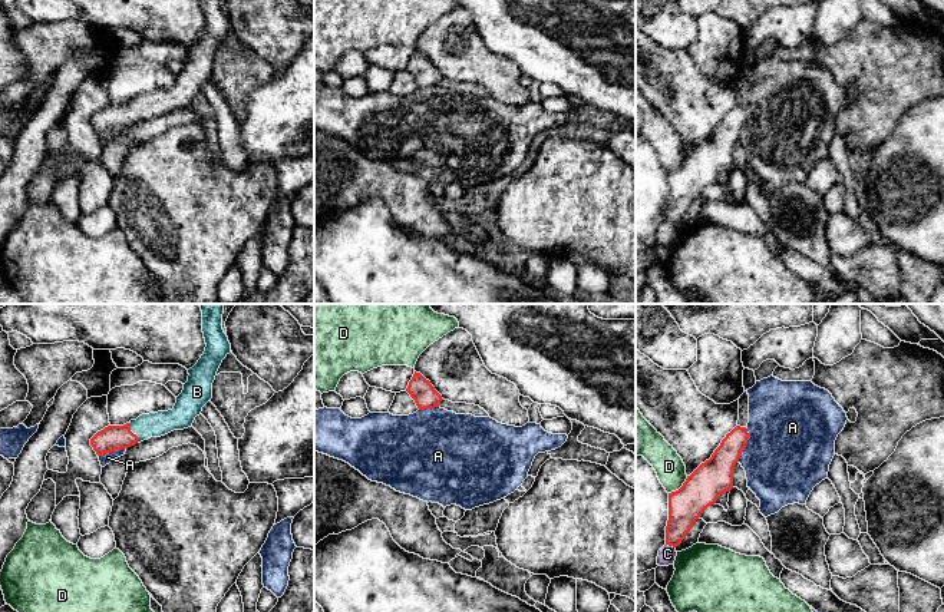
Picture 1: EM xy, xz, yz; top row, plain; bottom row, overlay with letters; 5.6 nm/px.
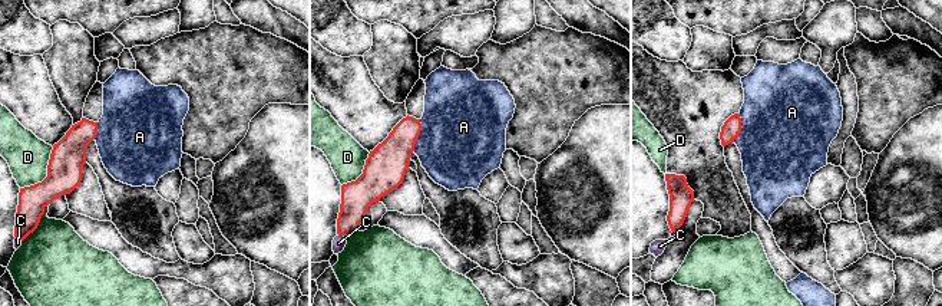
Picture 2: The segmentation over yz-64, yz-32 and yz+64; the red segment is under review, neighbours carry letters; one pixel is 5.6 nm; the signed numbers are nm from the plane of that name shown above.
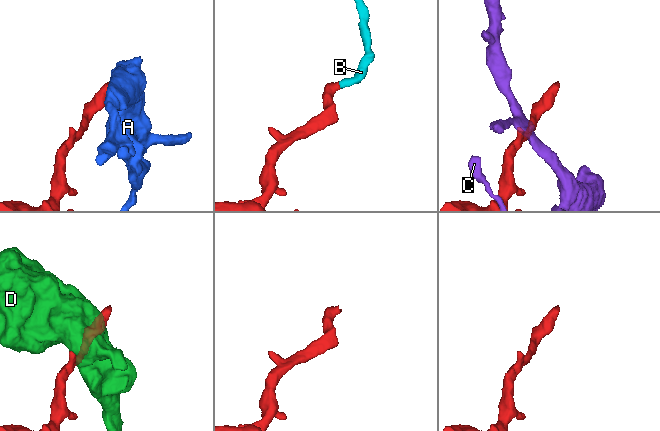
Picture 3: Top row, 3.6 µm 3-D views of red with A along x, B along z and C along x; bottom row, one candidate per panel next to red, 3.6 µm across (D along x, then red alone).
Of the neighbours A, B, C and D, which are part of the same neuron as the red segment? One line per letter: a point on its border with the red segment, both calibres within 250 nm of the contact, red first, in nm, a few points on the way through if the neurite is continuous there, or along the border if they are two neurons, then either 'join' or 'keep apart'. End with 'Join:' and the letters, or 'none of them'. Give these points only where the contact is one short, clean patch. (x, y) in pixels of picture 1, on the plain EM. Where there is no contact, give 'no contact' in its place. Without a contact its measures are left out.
A: contact yz (746, 122); calibres 190 and 480 nm; border yz (746, 106), (746, 125), (738, 139); keep apart
B: contact xy (131, 111); calibres 140 and 140 nm; way xy (114, 116), (122, 116), (131, 111), (154, 103); join
C: contact yz (670, 224); calibres 200 and 100 nm; keep apart
D: contact yz (680, 166); calibres 200 and 160 nm; keep apart
Join: B

